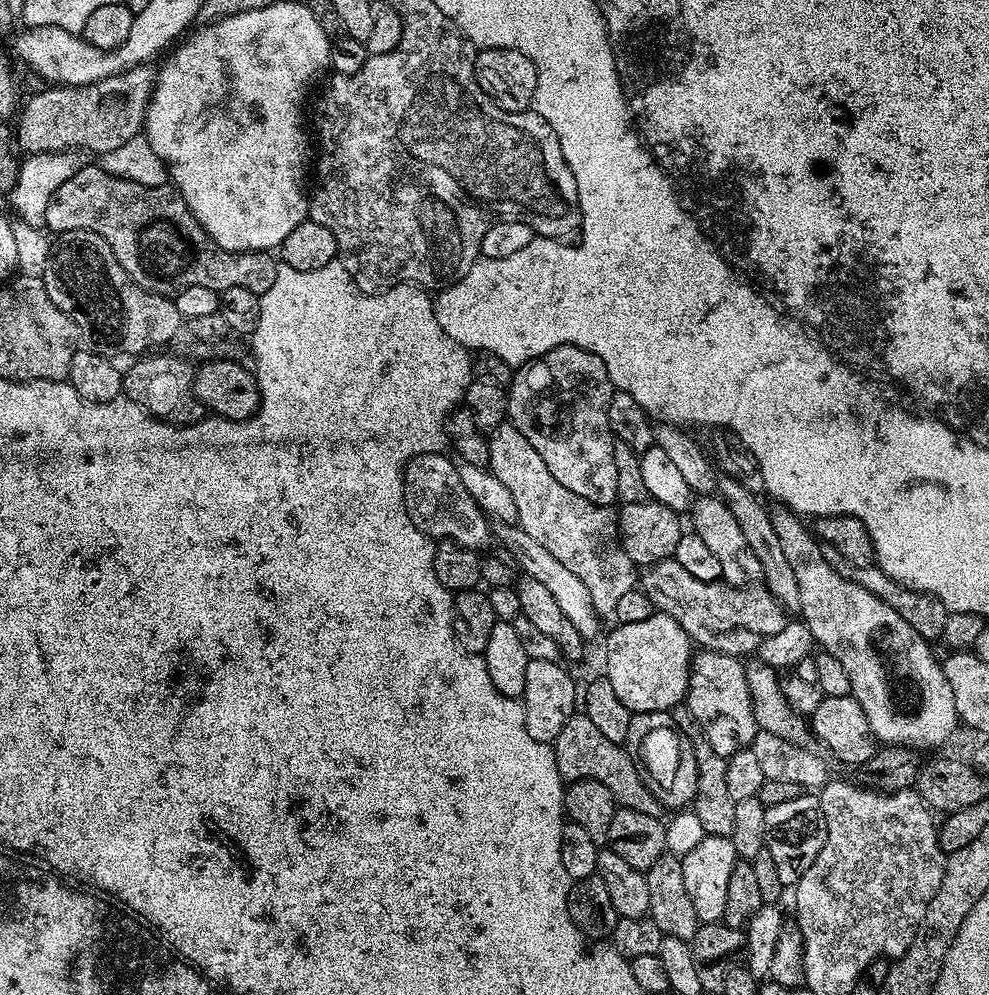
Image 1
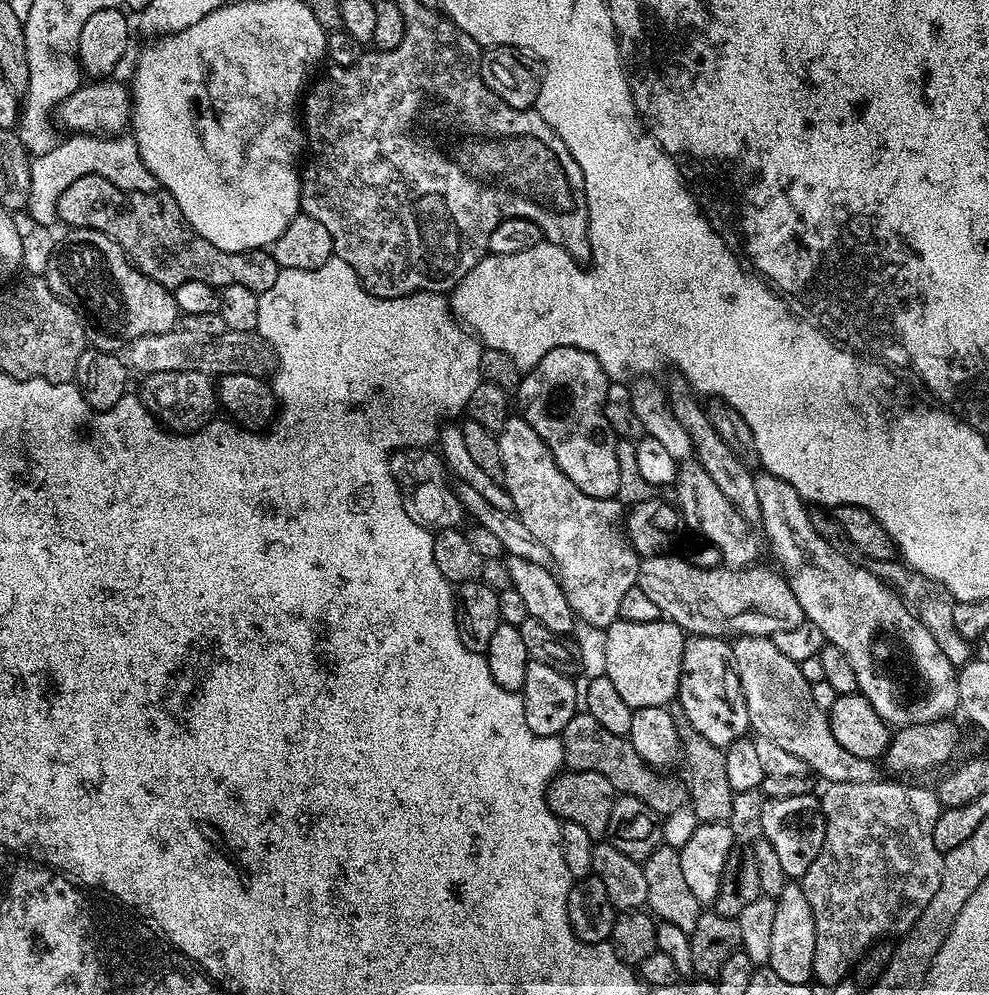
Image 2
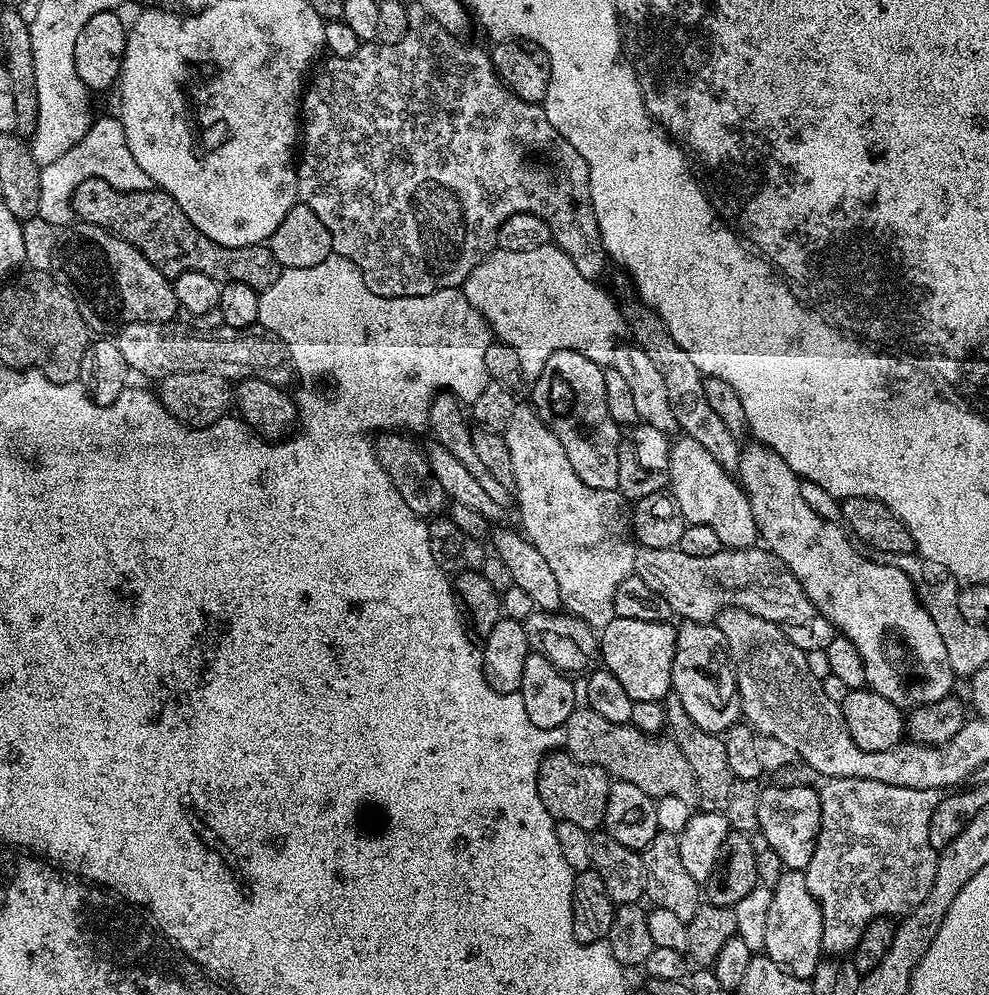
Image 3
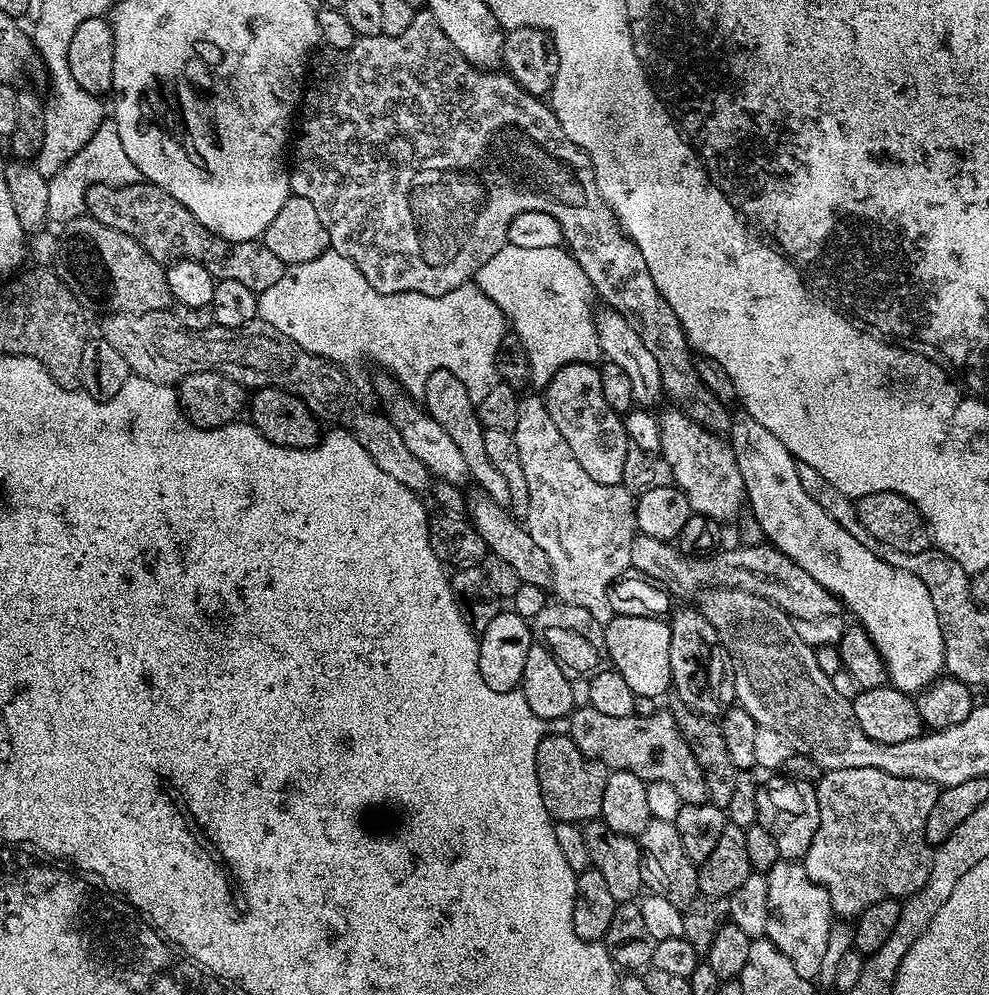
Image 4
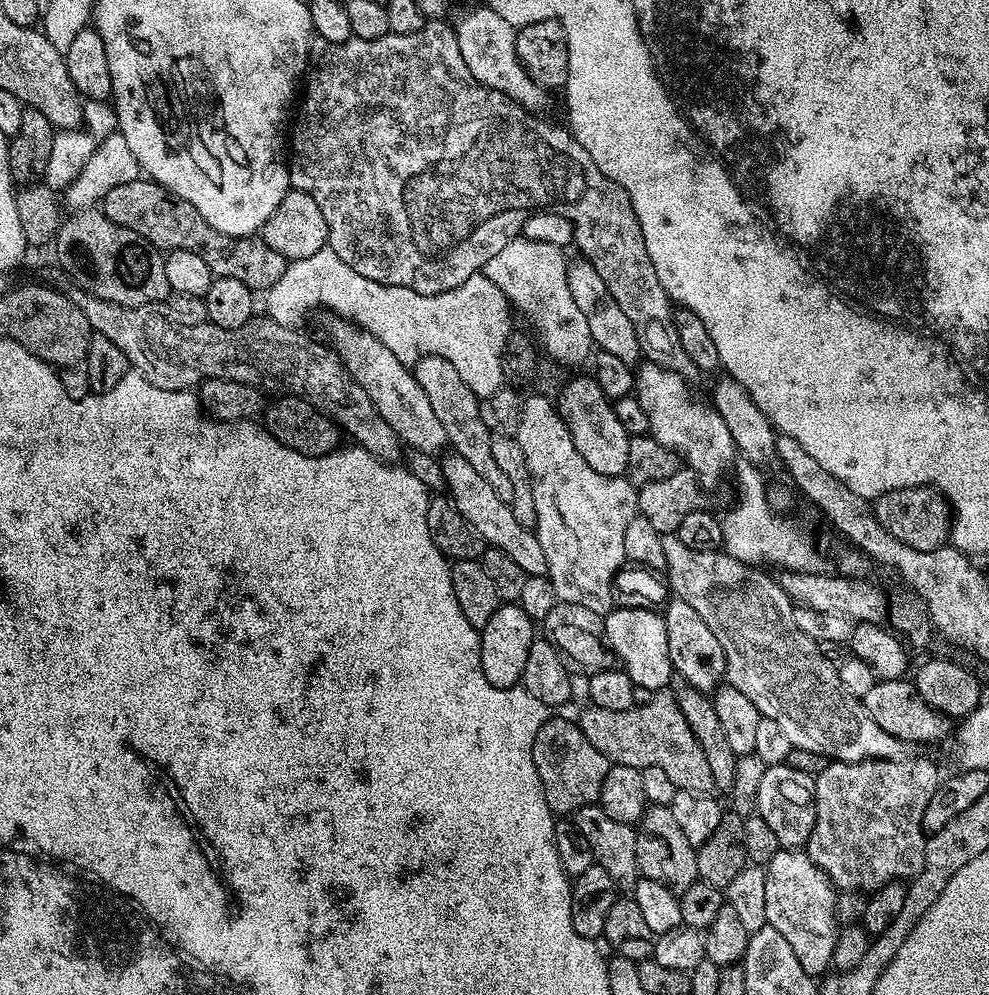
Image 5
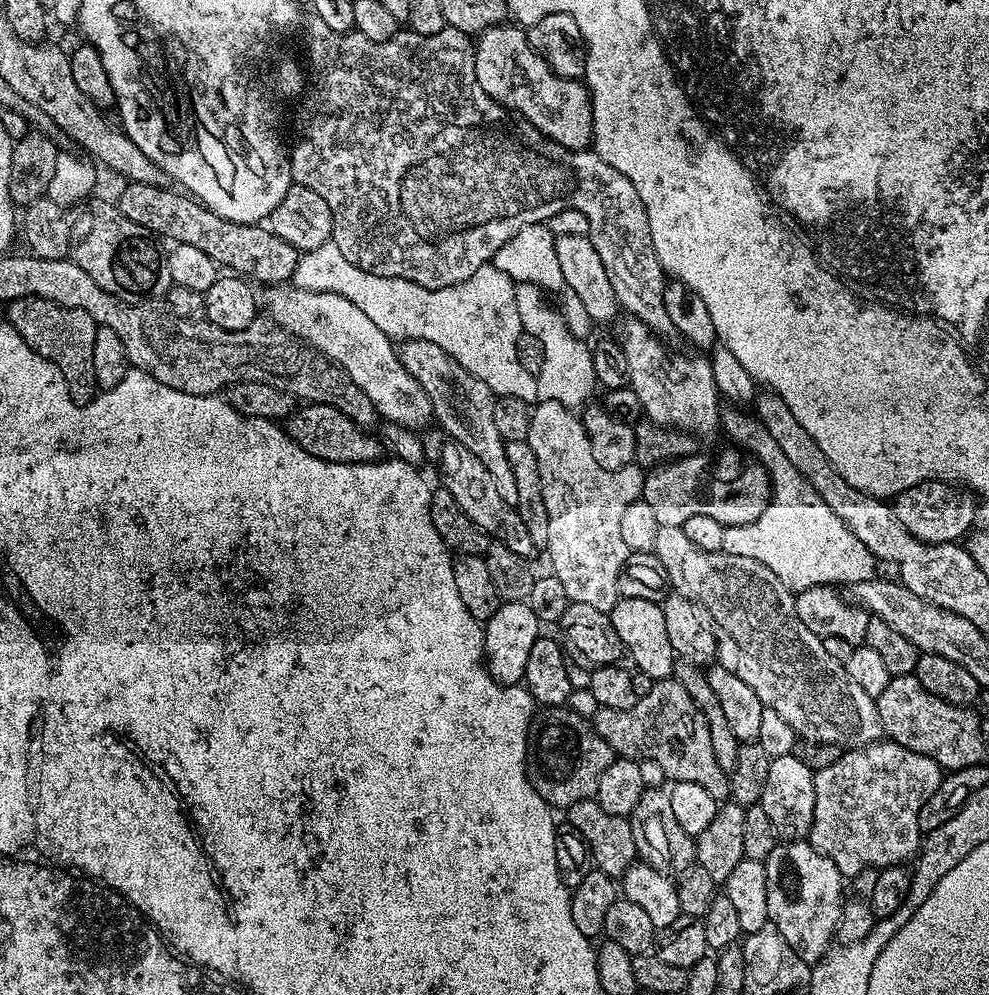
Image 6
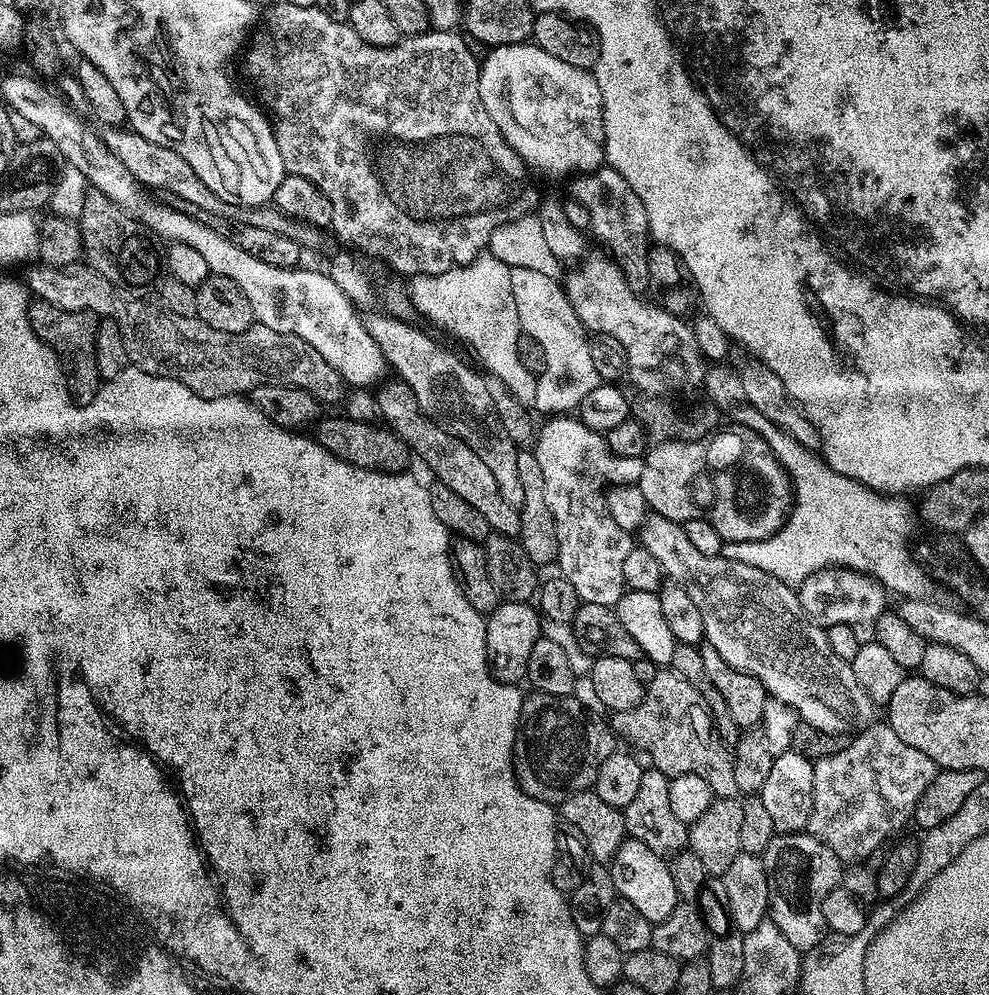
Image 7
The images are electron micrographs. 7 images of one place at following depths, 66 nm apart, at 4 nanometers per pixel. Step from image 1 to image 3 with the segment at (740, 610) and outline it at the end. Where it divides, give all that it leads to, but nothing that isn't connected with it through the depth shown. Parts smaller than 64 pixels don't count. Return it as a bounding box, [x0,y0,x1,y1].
[635,546,817,626]

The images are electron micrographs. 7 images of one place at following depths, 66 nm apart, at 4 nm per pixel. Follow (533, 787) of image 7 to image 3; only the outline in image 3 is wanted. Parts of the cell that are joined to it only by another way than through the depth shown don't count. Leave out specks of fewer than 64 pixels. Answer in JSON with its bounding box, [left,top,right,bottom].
[538,750,609,834]

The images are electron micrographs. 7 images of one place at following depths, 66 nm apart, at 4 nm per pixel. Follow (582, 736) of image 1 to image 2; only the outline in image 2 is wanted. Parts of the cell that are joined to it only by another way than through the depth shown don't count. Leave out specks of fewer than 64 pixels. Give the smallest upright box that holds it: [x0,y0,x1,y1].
[562,710,690,814]

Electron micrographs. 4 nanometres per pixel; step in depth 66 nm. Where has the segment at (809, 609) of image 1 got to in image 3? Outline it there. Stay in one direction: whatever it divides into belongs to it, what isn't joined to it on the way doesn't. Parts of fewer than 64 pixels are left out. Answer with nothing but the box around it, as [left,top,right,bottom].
[738,443,954,710]

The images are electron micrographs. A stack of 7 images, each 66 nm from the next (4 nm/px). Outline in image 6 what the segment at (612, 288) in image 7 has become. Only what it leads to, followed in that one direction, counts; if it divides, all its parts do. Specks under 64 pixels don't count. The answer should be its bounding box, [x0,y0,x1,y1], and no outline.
[618,319,721,436]

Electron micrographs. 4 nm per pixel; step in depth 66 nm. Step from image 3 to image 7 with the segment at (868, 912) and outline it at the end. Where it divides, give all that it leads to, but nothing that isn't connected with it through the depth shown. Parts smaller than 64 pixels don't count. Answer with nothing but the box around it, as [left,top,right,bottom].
[806,722,938,862]

